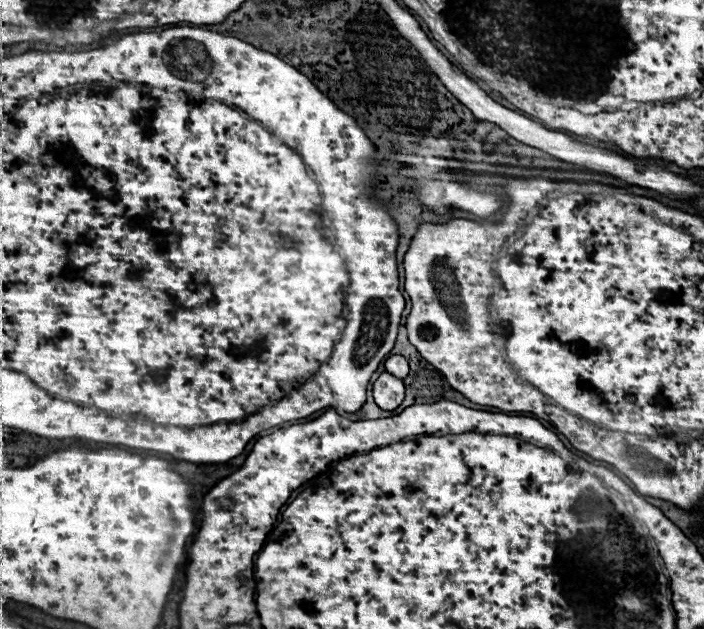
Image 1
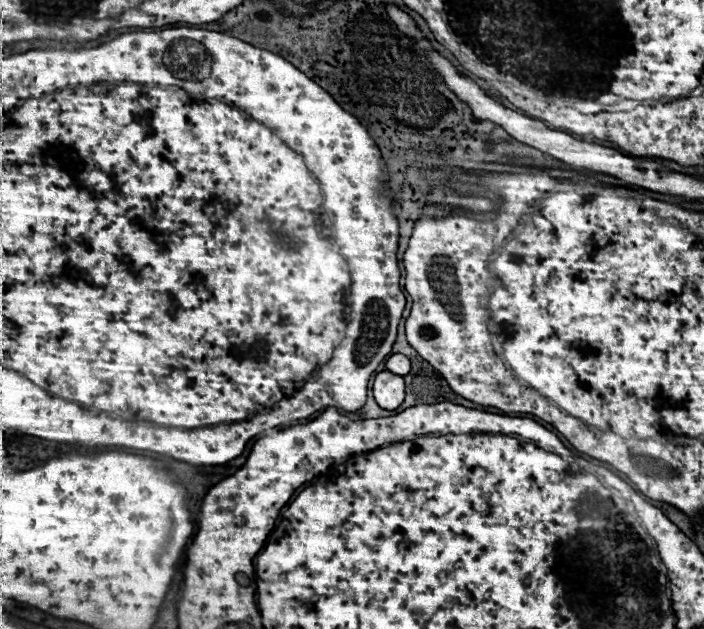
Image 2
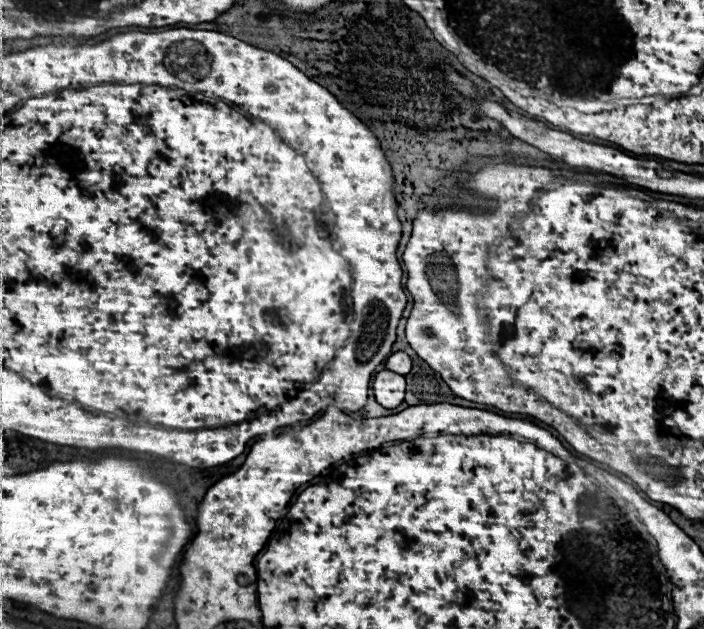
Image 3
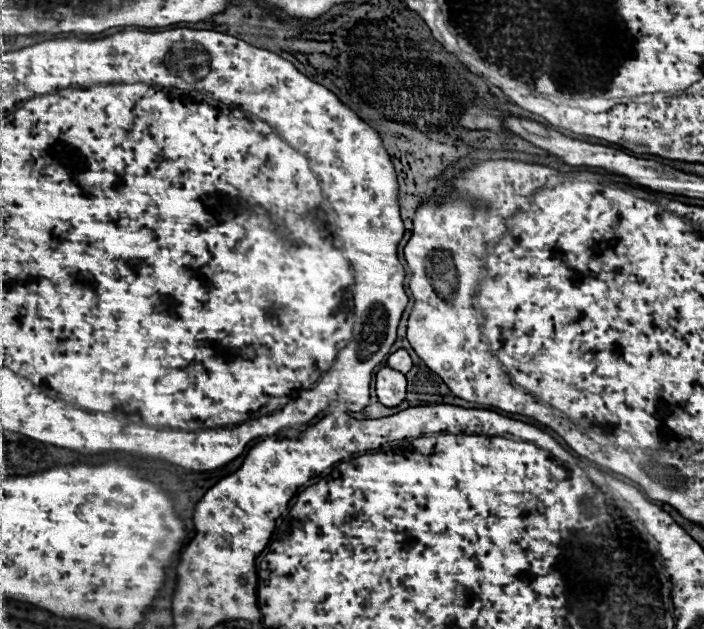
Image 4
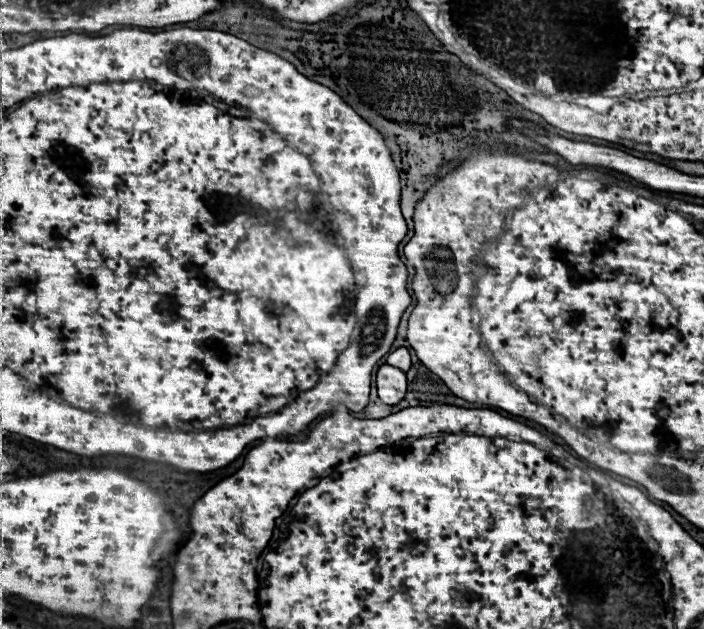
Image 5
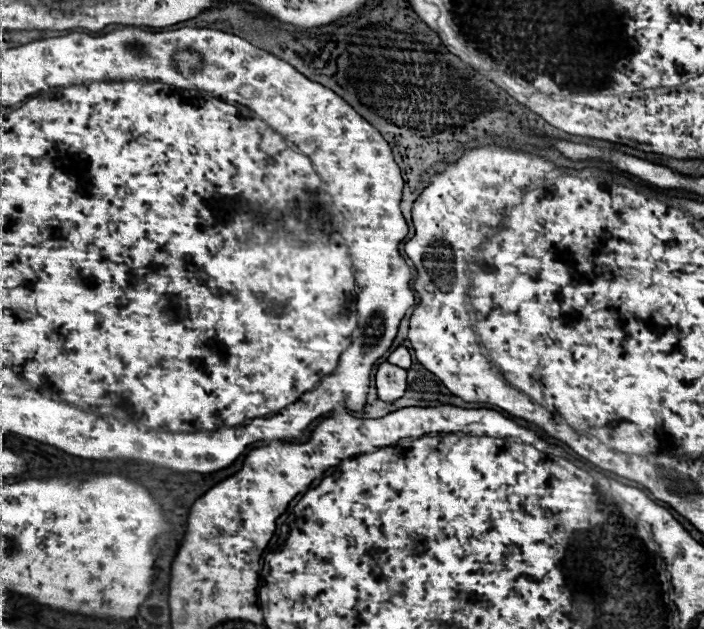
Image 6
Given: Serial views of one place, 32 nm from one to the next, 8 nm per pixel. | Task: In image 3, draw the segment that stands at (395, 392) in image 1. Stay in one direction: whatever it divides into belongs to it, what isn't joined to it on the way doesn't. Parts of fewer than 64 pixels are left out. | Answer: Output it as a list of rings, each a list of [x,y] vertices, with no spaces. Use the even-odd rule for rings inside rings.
[[[382,370],[374,378],[374,396],[384,408],[396,408],[404,400],[404,386],[404,376],[392,370]]]

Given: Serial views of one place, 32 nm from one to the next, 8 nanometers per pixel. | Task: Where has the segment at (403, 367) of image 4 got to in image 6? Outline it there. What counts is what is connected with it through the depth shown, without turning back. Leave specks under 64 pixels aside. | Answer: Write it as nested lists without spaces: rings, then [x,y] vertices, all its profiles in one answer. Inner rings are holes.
[[[398,346],[390,356],[388,356],[388,362],[390,364],[394,364],[394,366],[400,366],[400,368],[404,368],[404,370],[408,370],[410,368],[410,352],[408,352],[408,348],[406,346]]]

